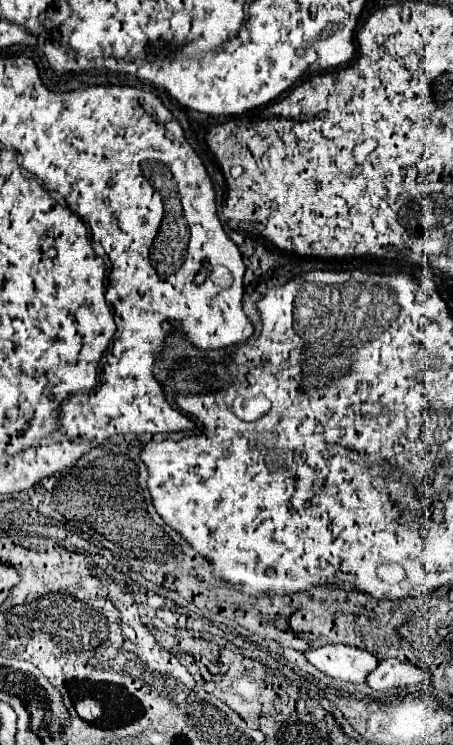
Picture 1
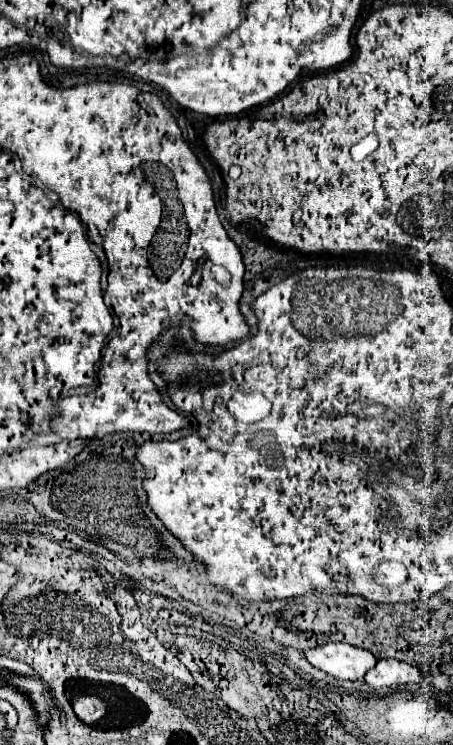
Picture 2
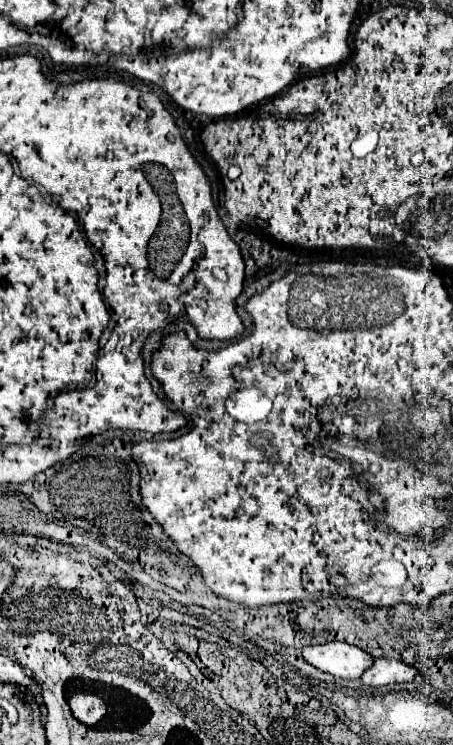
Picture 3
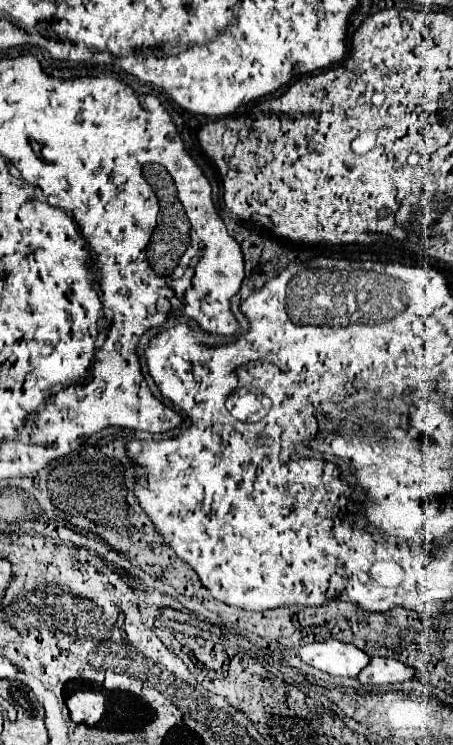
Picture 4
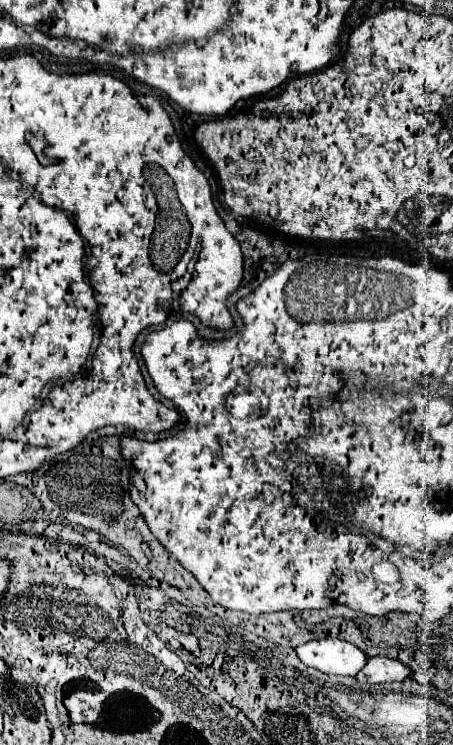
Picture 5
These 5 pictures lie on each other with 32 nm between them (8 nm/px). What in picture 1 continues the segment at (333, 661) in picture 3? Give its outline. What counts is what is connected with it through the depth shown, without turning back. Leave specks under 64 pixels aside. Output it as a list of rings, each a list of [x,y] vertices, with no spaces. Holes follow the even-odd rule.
[[[332,644],[310,650],[306,652],[306,658],[326,676],[350,684],[366,684],[368,674],[378,664],[370,652],[346,644]]]

